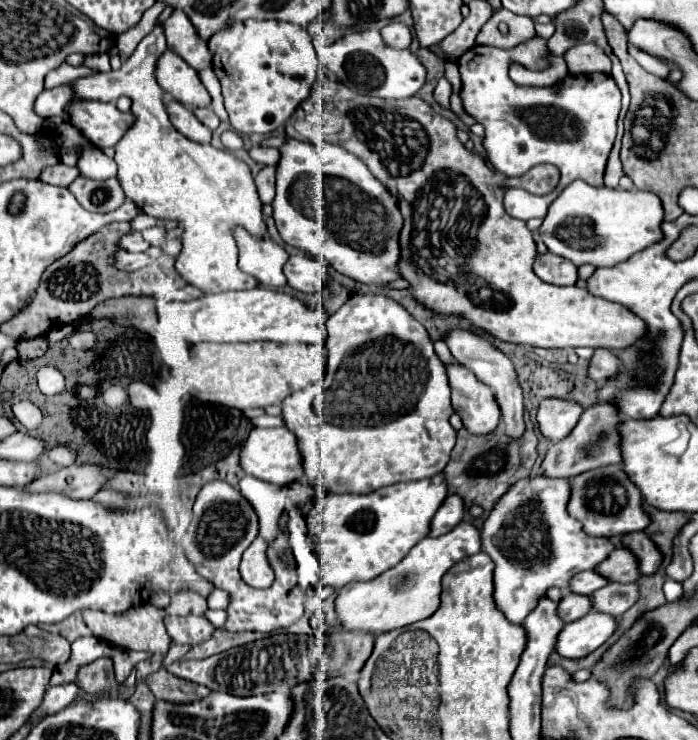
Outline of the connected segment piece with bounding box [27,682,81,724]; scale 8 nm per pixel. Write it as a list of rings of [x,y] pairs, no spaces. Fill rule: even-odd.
[[[75,682],[47,688],[43,704],[29,716],[27,724],[37,724],[37,722],[39,722],[41,718],[45,718],[47,714],[55,714],[55,712],[63,710],[65,706],[69,706],[69,704],[73,702],[73,698],[75,698],[79,692],[81,692],[81,690],[75,686]]]

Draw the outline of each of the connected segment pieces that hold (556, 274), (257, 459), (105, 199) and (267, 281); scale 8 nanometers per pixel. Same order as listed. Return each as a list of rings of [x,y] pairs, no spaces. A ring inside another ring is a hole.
[[[551,252],[535,256],[533,272],[543,282],[555,284],[555,286],[571,286],[577,282],[577,268],[569,260],[555,256]]]
[[[284,422],[283,426],[253,426],[249,438],[241,446],[240,465],[246,473],[260,480],[279,486],[291,484],[301,476],[301,456],[295,436],[287,430]]]
[[[75,178],[69,184],[69,190],[77,198],[77,202],[89,212],[111,212],[125,202],[125,192],[115,178],[105,182]]]
[[[243,228],[235,230],[235,240],[239,246],[239,268],[245,274],[255,276],[259,284],[269,290],[287,286],[283,266],[287,264],[289,254],[281,246],[277,246],[271,238],[257,240]]]

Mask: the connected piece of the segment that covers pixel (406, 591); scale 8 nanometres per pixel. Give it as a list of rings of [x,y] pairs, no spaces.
[[[461,522],[451,532],[439,538],[425,538],[389,572],[377,576],[371,582],[353,582],[339,590],[335,600],[335,614],[339,618],[339,626],[349,632],[373,632],[373,636],[385,634],[393,628],[403,628],[413,622],[429,618],[439,608],[441,594],[441,578],[443,574],[463,560],[465,556],[473,556],[481,550],[479,530],[467,522]]]

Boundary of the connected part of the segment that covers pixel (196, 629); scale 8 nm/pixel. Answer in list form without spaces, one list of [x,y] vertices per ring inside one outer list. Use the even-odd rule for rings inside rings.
[[[169,616],[164,619],[164,623],[171,642],[179,646],[199,644],[215,632],[215,626],[211,626],[203,616]]]

